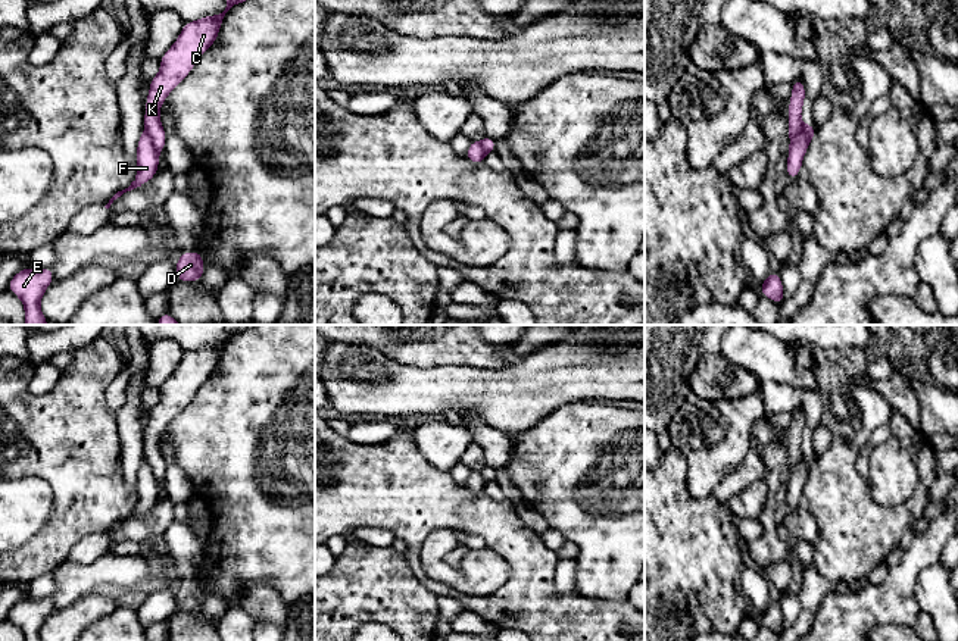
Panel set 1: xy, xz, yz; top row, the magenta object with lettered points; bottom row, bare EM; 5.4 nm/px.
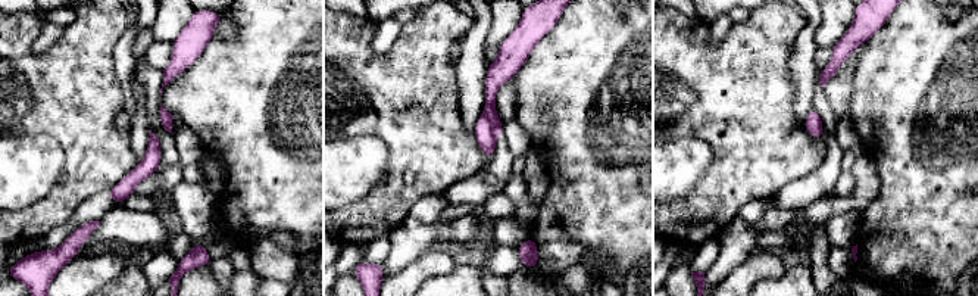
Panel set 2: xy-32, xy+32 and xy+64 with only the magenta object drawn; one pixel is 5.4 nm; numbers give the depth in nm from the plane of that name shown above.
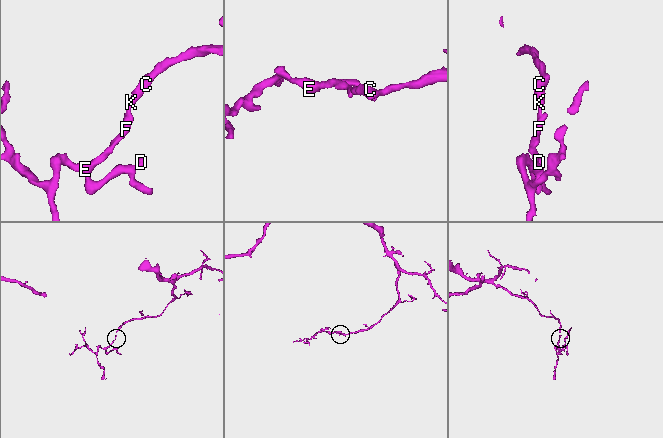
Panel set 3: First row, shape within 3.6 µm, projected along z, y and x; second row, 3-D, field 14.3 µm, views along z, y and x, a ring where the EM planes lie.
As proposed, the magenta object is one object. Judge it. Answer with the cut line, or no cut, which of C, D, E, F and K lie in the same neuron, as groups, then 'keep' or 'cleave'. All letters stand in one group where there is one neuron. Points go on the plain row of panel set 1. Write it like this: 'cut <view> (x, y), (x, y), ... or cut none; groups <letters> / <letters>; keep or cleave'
cut xy (146, 459), (158, 480); groups C K / D E F; cleave

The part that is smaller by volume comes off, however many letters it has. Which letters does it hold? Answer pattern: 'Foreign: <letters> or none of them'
Foreign: D, E, F

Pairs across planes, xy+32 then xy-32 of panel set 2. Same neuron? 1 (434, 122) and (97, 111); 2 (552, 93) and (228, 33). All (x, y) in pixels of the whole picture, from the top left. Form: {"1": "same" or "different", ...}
{"1": "same", "2": "different"}

